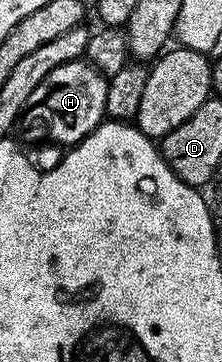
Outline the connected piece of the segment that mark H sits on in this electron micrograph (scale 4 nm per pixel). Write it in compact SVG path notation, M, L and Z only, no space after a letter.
M84 58L72 60L63 66L55 66L55 70L51 70L51 74L47 74L47 78L43 78L43 82L39 82L39 86L33 91L31 98L27 98L27 106L21 113L19 121L22 129L29 128L25 132L26 138L29 140L54 140L57 144L65 144L64 146L81 143L83 138L92 134L106 119L108 85L108 79L102 76L99 70L90 66L89 61Z

